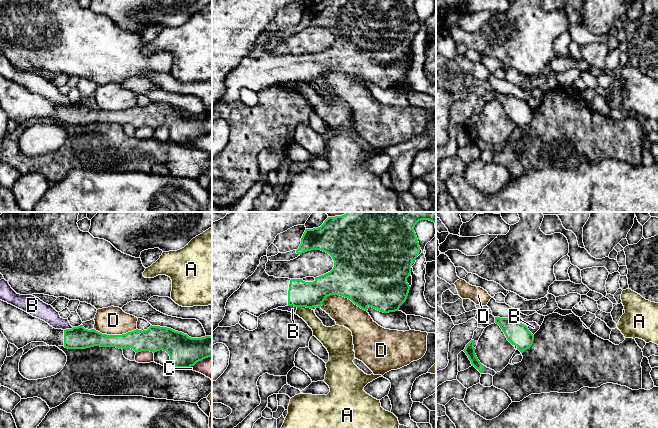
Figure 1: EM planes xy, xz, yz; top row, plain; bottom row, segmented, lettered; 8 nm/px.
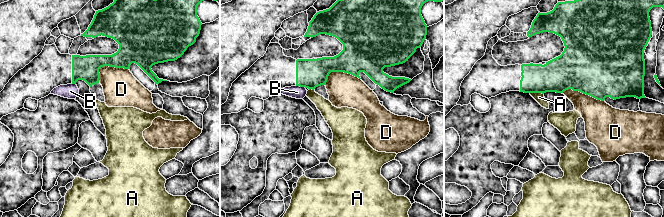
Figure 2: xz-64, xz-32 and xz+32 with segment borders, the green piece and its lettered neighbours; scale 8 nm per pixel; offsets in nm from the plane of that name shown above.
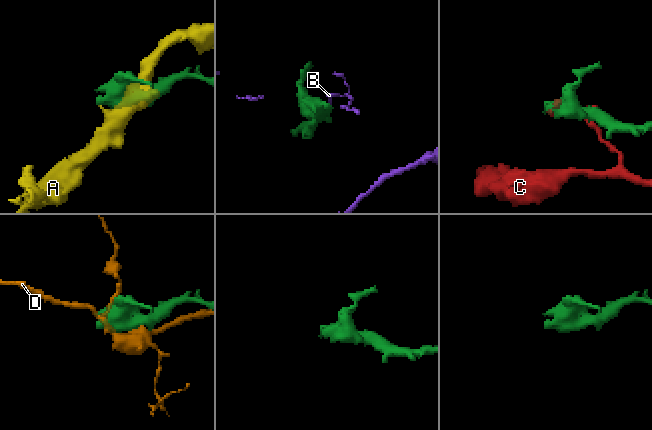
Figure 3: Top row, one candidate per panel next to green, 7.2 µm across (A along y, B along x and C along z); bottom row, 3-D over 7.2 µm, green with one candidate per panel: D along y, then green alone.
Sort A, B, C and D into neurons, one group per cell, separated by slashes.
A / B / C / D

